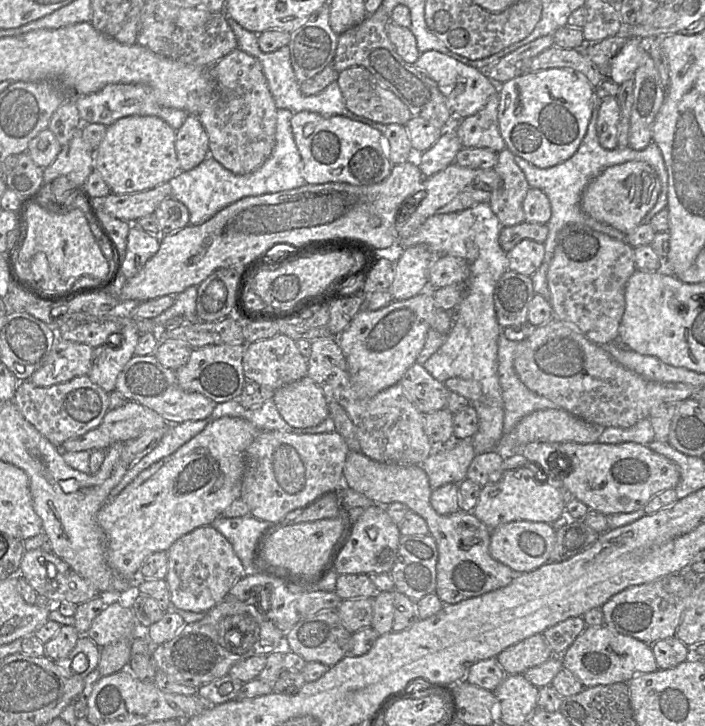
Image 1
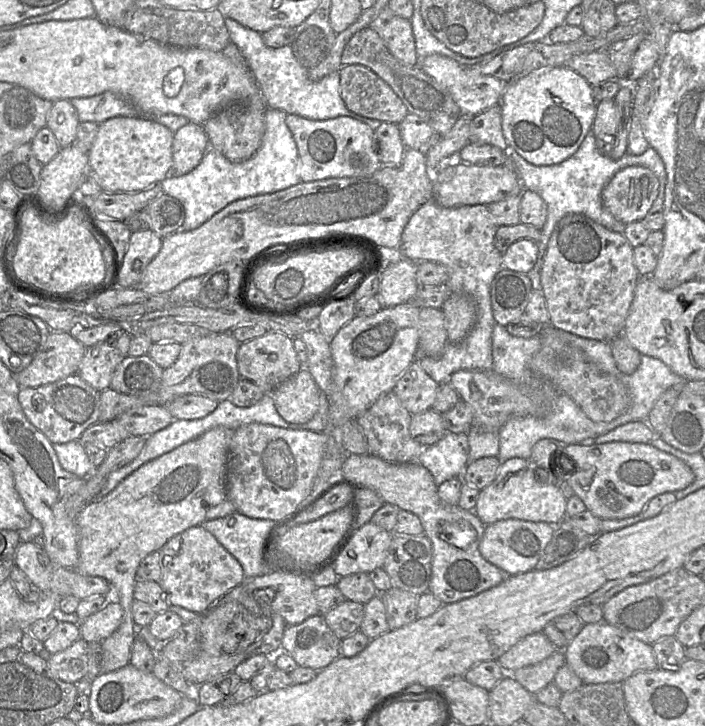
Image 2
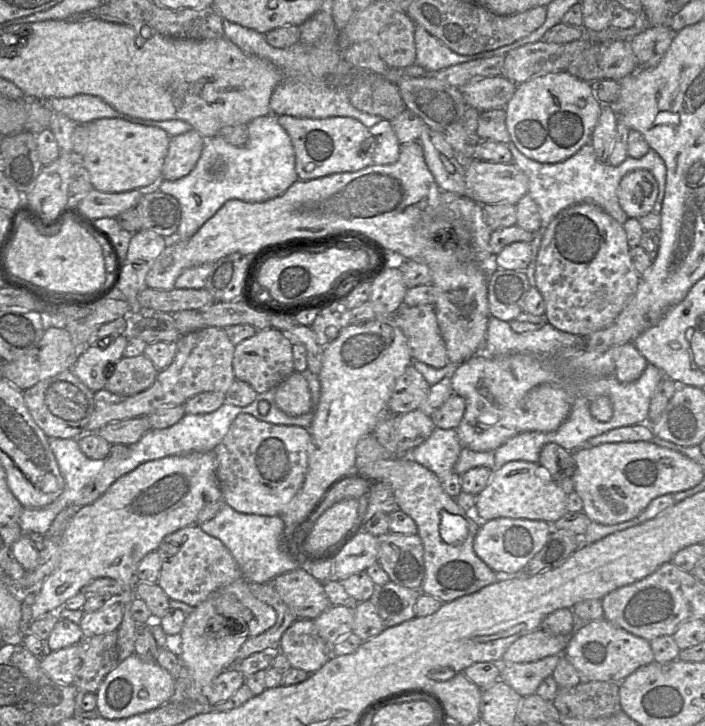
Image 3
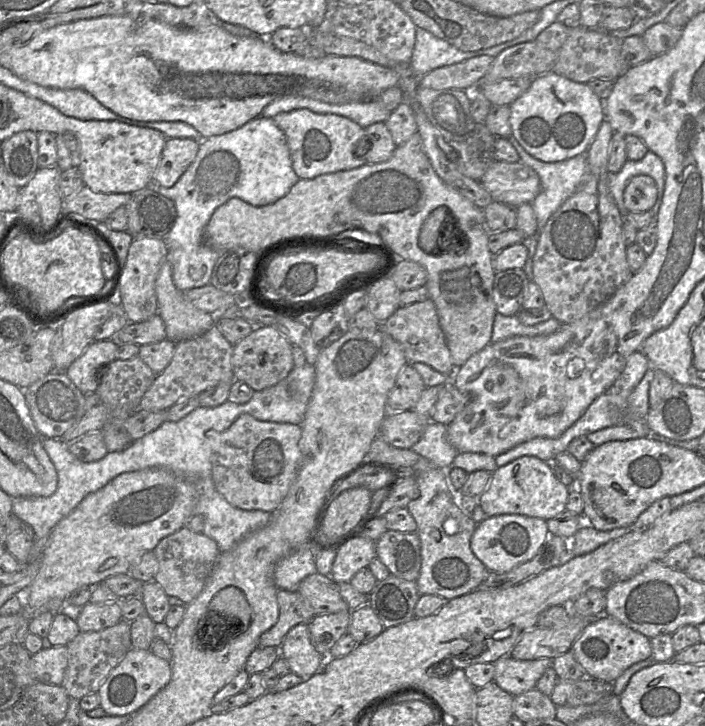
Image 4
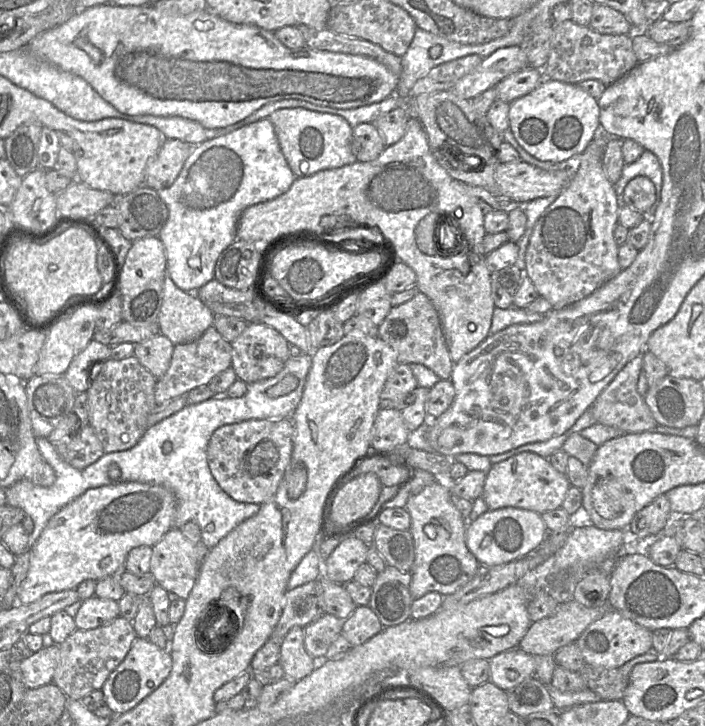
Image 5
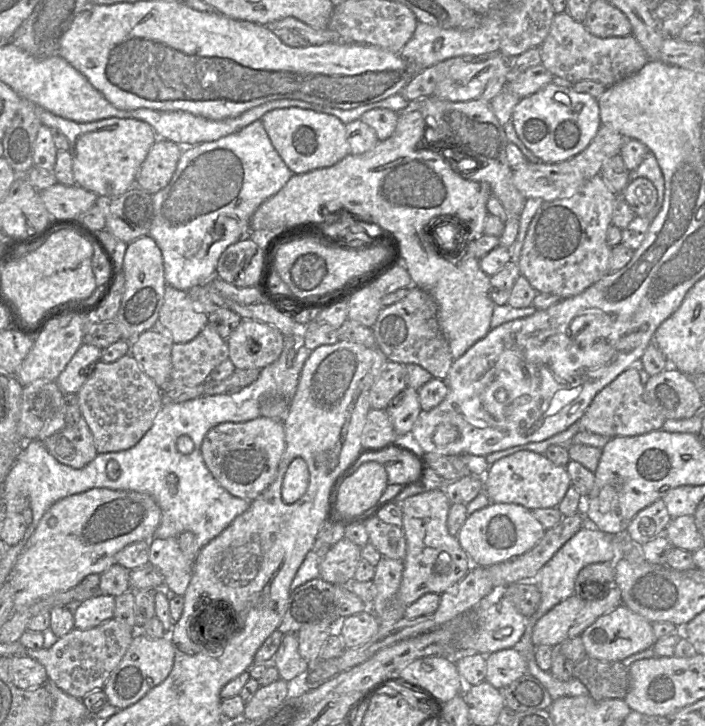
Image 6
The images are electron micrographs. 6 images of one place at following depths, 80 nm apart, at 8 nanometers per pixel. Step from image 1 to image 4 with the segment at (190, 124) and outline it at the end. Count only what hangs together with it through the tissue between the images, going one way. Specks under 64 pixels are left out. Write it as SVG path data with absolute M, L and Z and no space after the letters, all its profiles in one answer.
M168 138L152 184L172 187L196 158L200 141L189 138Z

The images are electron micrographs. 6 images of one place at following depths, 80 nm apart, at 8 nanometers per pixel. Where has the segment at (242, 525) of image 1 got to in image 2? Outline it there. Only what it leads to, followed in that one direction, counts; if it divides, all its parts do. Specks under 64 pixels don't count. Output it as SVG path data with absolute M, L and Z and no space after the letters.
M235 512L224 518L205 520L201 525L228 550L241 564L245 577L261 576L272 571L283 571L285 568L271 557L268 543L279 524L279 520L254 519Z

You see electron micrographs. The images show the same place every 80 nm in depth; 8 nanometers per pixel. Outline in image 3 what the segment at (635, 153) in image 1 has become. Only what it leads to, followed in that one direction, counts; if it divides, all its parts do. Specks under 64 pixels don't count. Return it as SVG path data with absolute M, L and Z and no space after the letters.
M511 139L508 148L512 153L513 163L527 176L529 183L528 194L539 208L541 216L541 227L539 229L542 230L542 233L537 245L538 250L545 230L553 218L563 209L576 204L584 202L593 203L623 225L628 216L619 204L617 189L621 179L627 173L635 170L648 170L655 177L658 183L658 195L652 212L660 213L662 209L666 186L666 165L659 154L652 149L641 158L628 156L620 165L612 166L607 162L601 162L597 159L591 142L585 144L570 158L558 163L539 163L527 158L516 148Z

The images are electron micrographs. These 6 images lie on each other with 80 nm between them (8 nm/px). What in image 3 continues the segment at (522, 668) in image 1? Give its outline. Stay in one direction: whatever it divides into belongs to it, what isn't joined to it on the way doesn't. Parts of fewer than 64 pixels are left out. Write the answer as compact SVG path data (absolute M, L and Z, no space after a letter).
M538 629L513 642L502 661L530 663L551 655L564 655L570 639L571 635L554 635Z

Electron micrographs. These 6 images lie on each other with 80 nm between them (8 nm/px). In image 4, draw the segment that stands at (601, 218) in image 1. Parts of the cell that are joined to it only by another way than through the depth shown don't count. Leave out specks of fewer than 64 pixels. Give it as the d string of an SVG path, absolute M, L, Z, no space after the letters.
M649 175L634 176L623 193L623 201L629 212L651 211L657 200L657 185Z

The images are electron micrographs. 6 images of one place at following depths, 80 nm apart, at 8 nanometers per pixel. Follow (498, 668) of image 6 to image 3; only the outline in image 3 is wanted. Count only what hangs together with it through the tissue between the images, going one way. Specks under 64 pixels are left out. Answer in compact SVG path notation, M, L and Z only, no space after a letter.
M551 655L530 663L500 661L500 680L507 683L520 696L536 693L541 682L552 676L561 655Z

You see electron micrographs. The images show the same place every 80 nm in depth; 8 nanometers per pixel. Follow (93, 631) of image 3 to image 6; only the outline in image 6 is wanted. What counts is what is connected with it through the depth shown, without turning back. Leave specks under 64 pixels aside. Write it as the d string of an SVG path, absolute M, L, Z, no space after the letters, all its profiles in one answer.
M98 595L81 602L74 612L74 627L86 630L114 617L115 597Z

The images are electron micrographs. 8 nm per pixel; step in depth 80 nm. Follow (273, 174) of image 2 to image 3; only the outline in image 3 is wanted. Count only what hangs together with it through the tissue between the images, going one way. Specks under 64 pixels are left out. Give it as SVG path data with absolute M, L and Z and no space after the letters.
M268 114L255 118L247 124L247 127L249 137L245 146L233 146L220 136L206 139L200 158L188 175L174 181L163 179L159 182L157 191L172 195L181 207L181 220L174 239L191 238L228 200L264 202L282 195L299 180L295 170L295 152L291 139L278 123L277 116Z

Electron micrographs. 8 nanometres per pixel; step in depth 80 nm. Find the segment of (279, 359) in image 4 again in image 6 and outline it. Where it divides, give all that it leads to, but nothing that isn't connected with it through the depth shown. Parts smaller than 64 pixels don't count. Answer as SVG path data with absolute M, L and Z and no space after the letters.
M243 319L226 340L229 359L237 369L262 370L279 358L284 338L274 326Z

